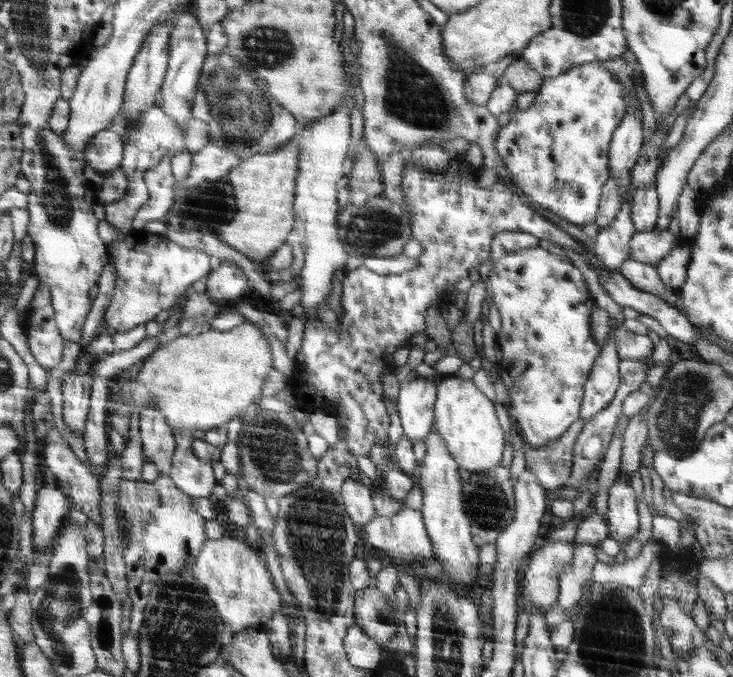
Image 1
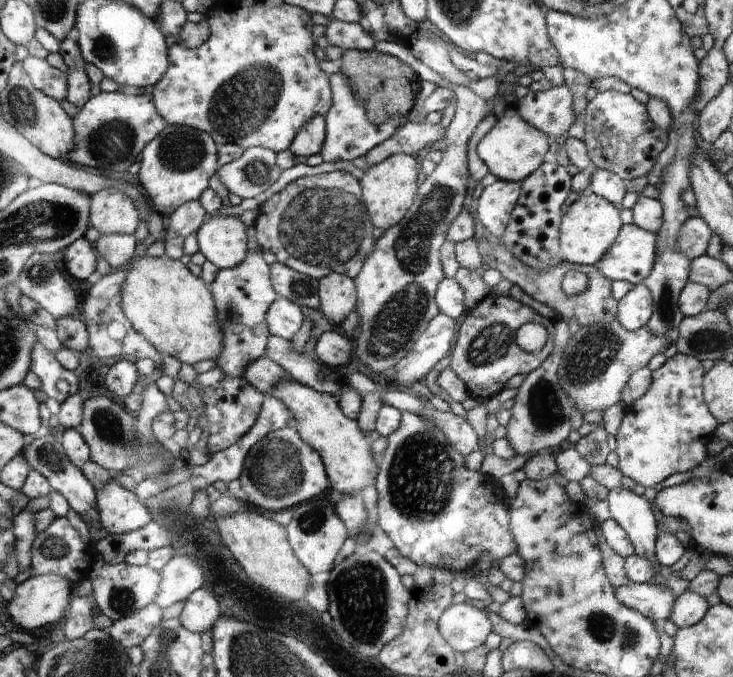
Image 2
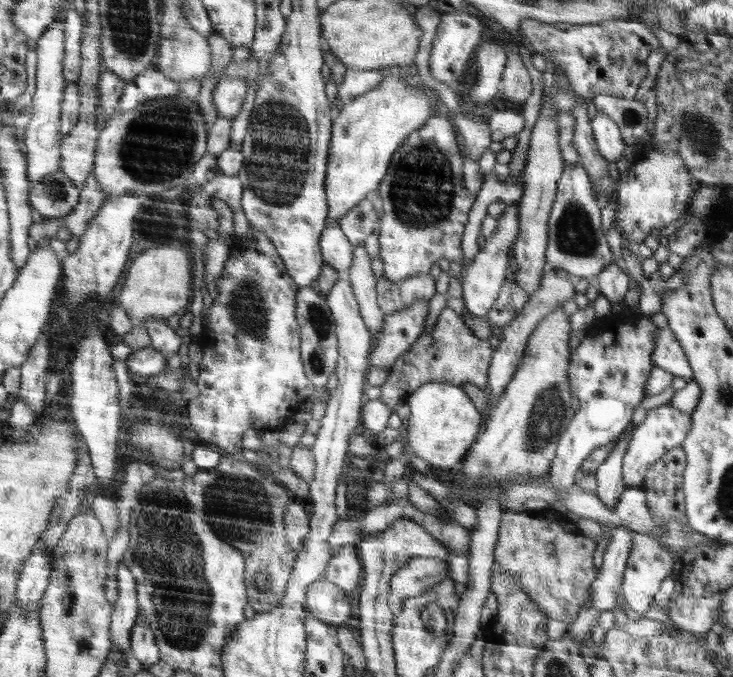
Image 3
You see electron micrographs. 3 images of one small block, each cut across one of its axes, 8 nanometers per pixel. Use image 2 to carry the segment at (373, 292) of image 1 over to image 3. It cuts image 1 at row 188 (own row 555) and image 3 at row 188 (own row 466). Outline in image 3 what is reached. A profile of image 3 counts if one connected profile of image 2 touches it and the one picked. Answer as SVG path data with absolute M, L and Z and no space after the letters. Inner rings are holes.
M434 114L424 126L407 137L402 148L391 158L391 166L379 185L378 192L384 210L378 224L379 254L384 264L384 279L399 282L416 275L429 274L432 264L436 264L442 258L463 264L462 232L469 221L470 209L477 199L477 193L468 192L464 186L462 158L456 144L456 134L446 117Z

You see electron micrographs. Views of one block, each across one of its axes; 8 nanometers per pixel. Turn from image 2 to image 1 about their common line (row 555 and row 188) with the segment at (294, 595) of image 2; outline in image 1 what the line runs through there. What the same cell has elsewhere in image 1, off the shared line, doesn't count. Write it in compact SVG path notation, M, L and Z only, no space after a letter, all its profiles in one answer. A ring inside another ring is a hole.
M299 135L283 145L275 152L256 154L242 159L227 174L232 188L238 211L234 219L220 228L220 238L224 244L238 250L245 257L252 258L256 264L272 256L274 248L286 242L288 232L292 230L294 209L292 200L296 196L296 178L299 176L300 146Z

